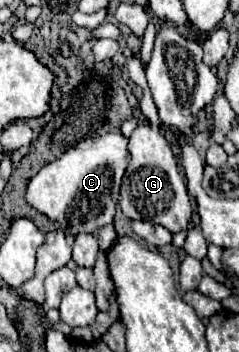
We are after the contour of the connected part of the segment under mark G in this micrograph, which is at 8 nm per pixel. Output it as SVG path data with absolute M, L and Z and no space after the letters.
M139 124L133 130L129 138L129 164L121 182L119 206L127 218L159 224L171 234L177 234L187 228L193 214L191 198L181 178L177 158L159 128Z

